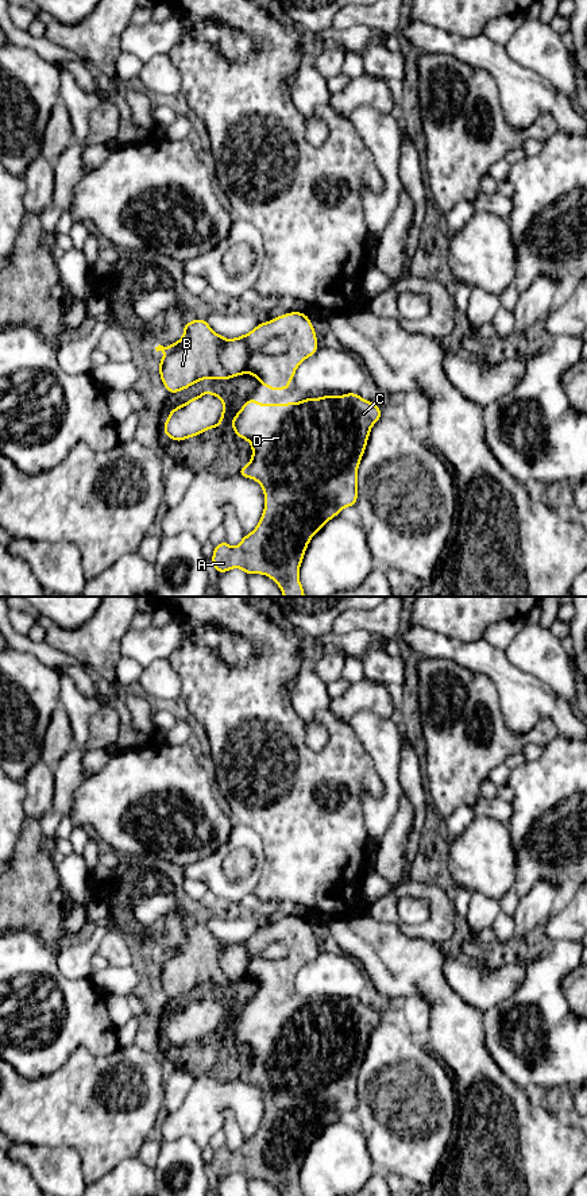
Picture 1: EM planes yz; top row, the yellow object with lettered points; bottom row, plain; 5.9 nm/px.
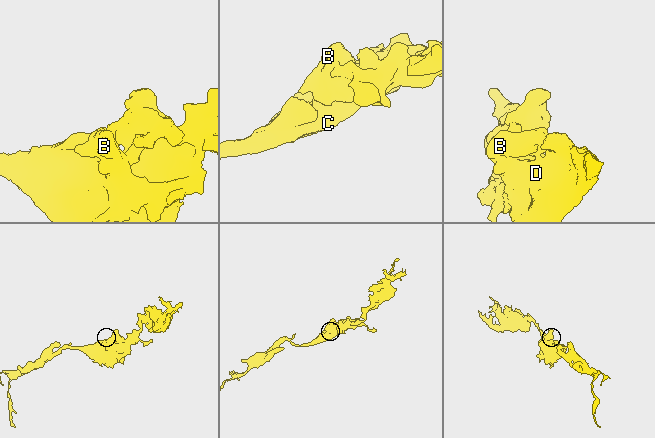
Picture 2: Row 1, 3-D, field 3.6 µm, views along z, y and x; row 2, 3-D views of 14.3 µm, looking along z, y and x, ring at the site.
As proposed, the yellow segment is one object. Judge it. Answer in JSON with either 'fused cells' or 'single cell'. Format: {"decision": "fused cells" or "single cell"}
{"decision": "single cell"}

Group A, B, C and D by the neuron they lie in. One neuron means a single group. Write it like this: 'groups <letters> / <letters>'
groups A B C D

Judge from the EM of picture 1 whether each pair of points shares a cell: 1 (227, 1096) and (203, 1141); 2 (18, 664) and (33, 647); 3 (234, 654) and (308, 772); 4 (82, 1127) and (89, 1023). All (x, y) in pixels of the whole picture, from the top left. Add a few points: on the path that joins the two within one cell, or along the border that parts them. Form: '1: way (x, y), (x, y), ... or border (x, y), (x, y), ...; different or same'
1: way (216, 1107), (203, 1121), (203, 1130); same
2: border (14, 648), (33, 654), (56, 670); different
3: border (263, 645), (243, 667), (227, 667), (213, 654); different
4: border (119, 1046), (107, 1056), (77, 1049), (60, 1068); different

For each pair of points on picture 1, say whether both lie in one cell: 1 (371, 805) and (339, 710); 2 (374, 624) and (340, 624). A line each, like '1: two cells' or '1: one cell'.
1: two cells
2: one cell

